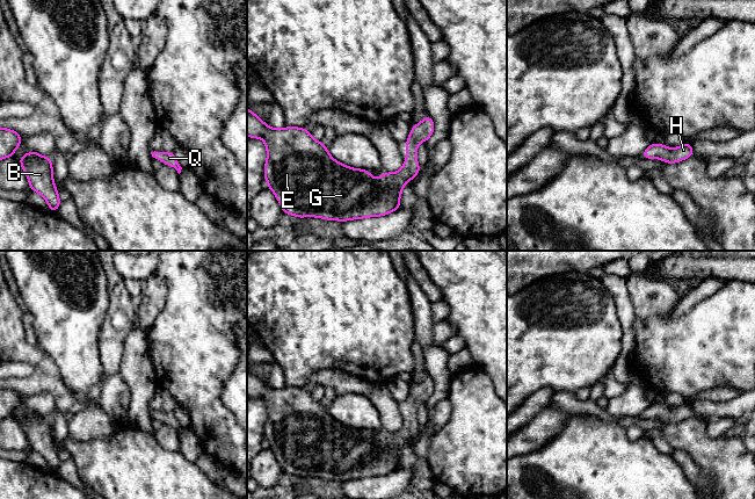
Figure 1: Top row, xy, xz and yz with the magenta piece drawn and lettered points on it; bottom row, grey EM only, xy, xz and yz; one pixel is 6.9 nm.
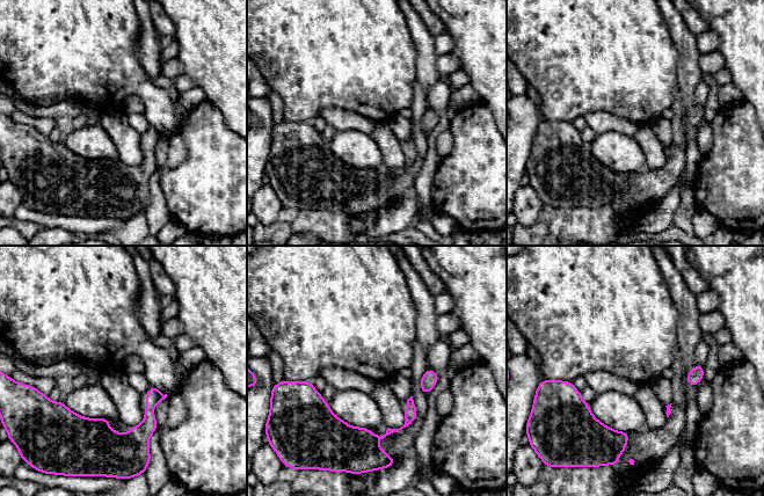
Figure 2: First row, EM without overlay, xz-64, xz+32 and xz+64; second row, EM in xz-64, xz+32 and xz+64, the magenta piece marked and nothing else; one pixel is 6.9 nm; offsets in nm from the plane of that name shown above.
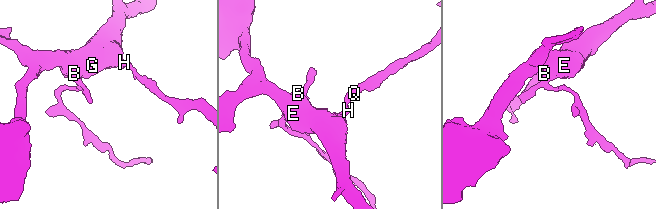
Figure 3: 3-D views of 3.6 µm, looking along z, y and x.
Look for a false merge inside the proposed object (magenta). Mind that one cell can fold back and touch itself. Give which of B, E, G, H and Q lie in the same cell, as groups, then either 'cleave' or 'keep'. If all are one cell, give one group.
B E G H Q | keep

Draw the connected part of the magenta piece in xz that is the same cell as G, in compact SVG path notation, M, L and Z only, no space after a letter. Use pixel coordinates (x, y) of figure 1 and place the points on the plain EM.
M247 368L247 396L261 398L266 403L267 421L264 424L263 437L268 442L268 448L276 456L283 473L292 475L297 478L318 477L328 480L347 482L350 479L386 476L394 472L400 468L400 456L404 446L421 431L416 419L418 406L421 402L426 403L431 397L434 389L435 383L429 375L426 375L420 383L413 385L406 399L406 421L402 427L395 433L384 432L380 437L375 439L369 429L351 428L334 420L327 406L322 402L317 402L312 397L311 391L298 386L273 389Z

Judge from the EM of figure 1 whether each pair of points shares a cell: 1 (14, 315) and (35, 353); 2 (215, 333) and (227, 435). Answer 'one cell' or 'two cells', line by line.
1: one cell
2: one cell

